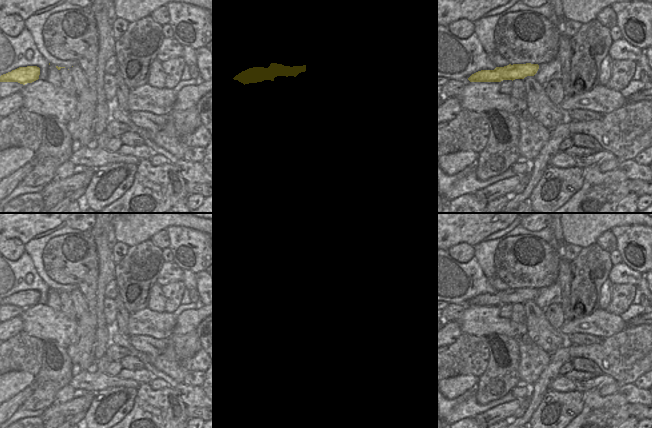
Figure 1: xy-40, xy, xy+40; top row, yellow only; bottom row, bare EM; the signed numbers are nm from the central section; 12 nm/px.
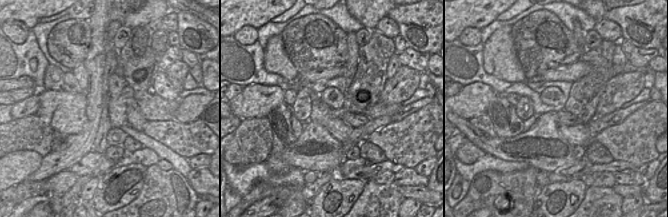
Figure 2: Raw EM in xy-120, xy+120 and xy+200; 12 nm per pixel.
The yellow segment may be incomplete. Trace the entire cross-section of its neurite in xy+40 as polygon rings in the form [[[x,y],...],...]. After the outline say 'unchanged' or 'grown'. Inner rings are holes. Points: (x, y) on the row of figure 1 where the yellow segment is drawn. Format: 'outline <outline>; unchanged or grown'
outline [[[509,64],[504,67],[496,67],[494,70],[481,70],[472,74],[470,82],[501,82],[503,80],[524,79],[534,76],[539,69],[538,64]]]; unchanged

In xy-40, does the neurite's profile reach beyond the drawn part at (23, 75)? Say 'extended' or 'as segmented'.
as segmented

